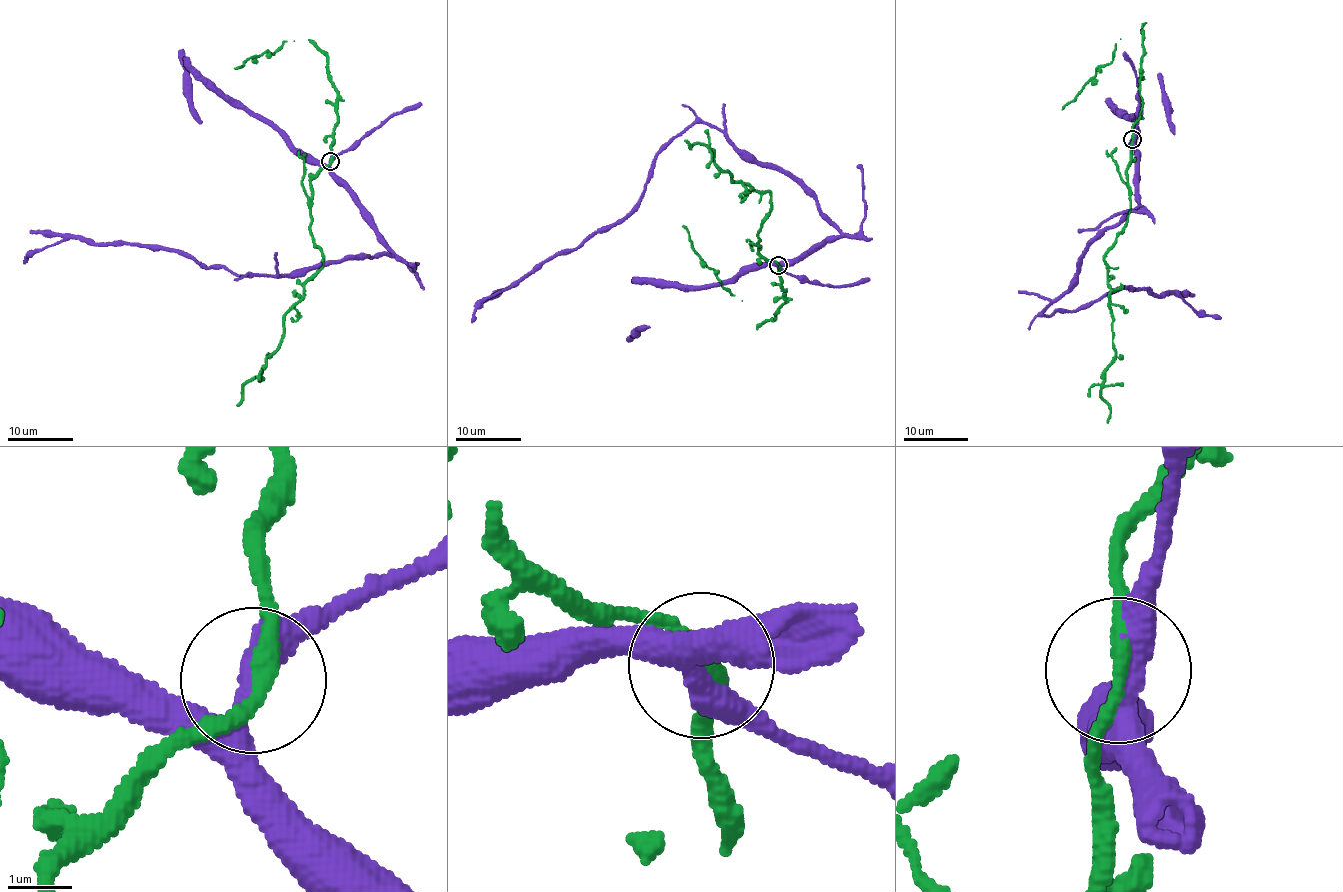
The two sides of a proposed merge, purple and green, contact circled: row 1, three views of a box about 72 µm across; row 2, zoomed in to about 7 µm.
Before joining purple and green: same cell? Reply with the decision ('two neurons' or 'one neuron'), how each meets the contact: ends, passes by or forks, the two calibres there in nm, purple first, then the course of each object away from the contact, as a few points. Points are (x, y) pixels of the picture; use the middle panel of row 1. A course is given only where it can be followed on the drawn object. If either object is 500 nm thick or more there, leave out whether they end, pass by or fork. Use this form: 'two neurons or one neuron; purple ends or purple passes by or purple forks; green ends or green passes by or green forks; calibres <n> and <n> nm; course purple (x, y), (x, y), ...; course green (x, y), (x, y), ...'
two neurons; purple passes by; green passes by; calibres 400 and 240 nm; course purple (779, 266), (841, 234), (795, 179), (694, 122), (658, 155), (629, 214), (549, 257), (472, 322); course green (779, 266), (758, 251), (758, 231), (771, 209), (769, 194), (733, 182), (707, 145), (689, 148), (686, 140)

